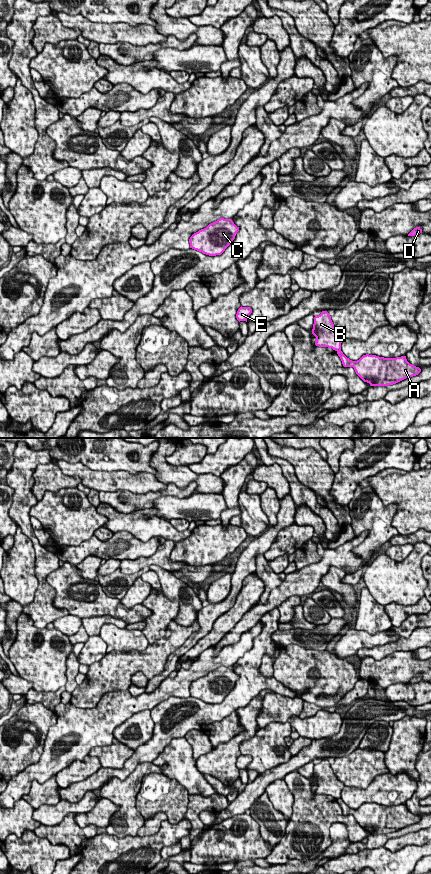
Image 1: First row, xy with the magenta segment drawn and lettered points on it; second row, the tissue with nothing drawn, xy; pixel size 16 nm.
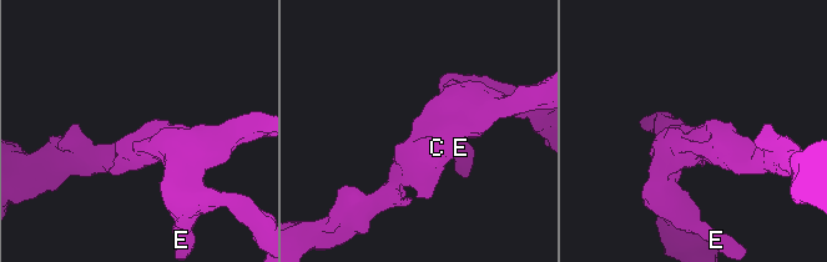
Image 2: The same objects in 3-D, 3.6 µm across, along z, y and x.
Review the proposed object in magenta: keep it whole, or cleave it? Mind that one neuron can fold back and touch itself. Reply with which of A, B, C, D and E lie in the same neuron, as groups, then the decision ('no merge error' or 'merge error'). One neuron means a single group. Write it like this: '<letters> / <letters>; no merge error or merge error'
A / B C D E; merge error

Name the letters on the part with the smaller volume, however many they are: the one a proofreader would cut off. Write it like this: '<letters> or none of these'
A

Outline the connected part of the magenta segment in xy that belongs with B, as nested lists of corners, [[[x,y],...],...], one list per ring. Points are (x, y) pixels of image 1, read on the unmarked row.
[[[327,759],[314,765],[312,782],[316,785],[316,794],[332,796],[335,799],[341,798],[341,791],[345,787],[334,774]]]

